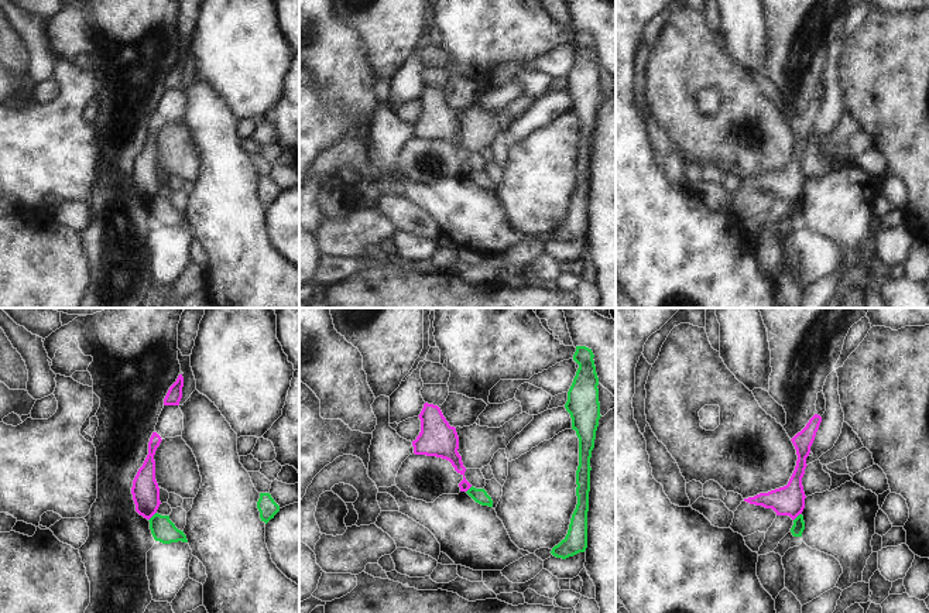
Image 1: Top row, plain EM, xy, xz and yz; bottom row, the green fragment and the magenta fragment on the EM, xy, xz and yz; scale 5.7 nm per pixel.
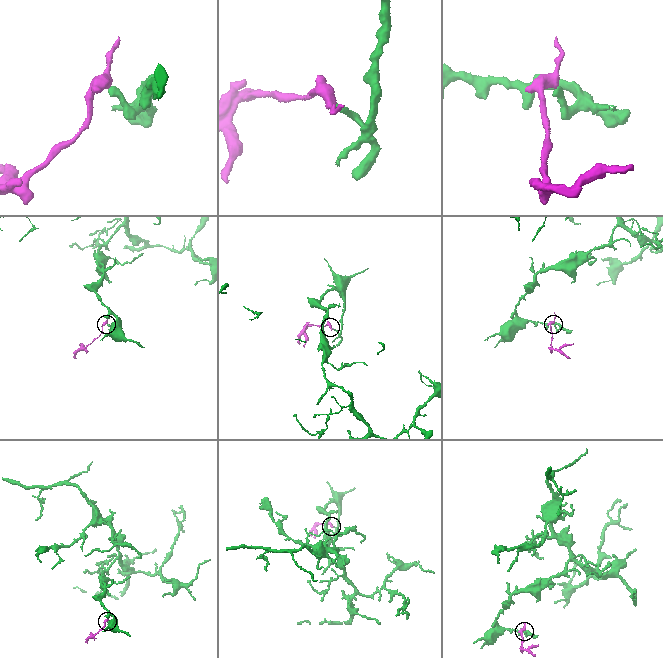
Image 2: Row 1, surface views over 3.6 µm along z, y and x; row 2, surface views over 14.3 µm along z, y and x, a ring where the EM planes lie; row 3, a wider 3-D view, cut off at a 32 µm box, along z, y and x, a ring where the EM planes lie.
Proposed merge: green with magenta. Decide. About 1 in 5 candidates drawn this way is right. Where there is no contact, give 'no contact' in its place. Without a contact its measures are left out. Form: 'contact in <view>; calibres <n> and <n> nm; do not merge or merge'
contact in xy; calibres 140 and 160 nm; do not merge

